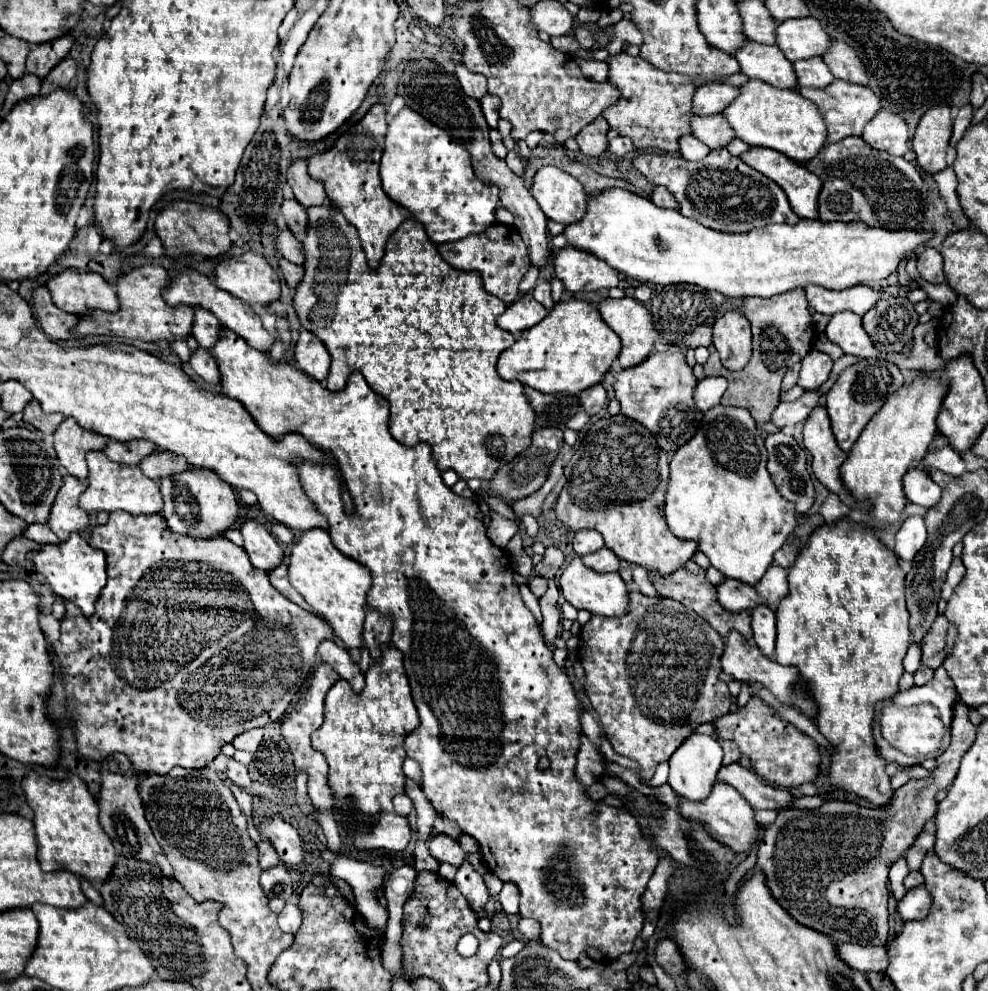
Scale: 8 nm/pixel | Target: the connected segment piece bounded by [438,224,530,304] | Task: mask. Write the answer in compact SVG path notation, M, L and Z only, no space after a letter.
M492 224L488 230L474 234L470 238L462 238L456 242L444 242L438 246L438 250L452 268L478 270L482 274L484 288L508 304L512 304L518 298L518 284L530 268L530 256L528 256L526 244L522 242L518 230L506 224Z

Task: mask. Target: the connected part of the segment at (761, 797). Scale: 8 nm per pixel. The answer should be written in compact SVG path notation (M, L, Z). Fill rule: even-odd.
M728 764L718 770L718 780L734 786L742 798L748 800L748 804L754 810L778 810L788 808L792 796L786 790L778 790L772 786L764 786L748 768L740 764Z

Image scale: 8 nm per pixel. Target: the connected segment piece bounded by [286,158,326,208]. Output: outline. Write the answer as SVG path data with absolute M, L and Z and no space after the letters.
M298 158L292 162L292 166L288 168L288 184L292 186L294 198L302 204L302 206L318 206L324 204L326 200L326 192L320 180L314 180L308 170L306 170L306 162L304 158Z

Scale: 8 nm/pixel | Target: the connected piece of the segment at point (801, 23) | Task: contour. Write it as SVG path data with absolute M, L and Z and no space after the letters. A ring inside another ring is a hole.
M790 18L776 28L776 46L790 62L822 56L830 36L822 30L816 18Z

